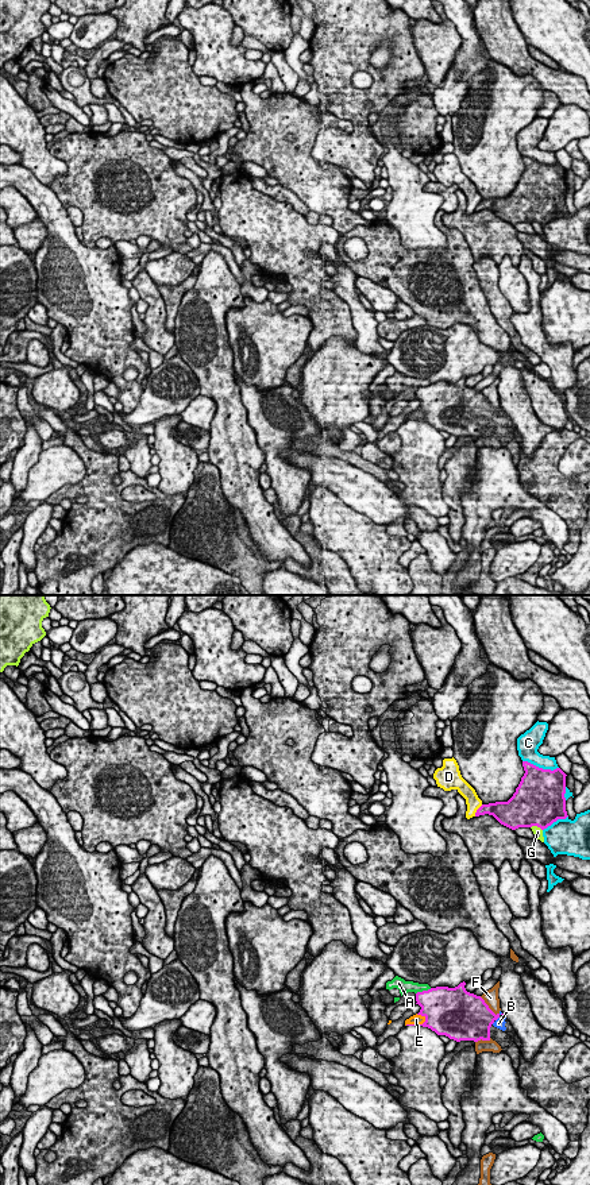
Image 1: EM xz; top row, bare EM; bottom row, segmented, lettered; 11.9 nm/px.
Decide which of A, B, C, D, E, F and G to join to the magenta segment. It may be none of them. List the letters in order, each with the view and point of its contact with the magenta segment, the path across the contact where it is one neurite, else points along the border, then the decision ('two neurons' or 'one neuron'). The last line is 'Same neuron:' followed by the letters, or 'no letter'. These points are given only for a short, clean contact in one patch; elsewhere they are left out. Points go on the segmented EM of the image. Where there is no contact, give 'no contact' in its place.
A: xz (423, 991) | two neurons
B: xz (496, 1019) | across xz (475, 1018), (496, 1019), (498, 1023) | one neuron
C: xz (540, 768) | two neurons
D: xz (477, 810) | two neurons
E: xz (425, 1018) | two neurons
F: xz (488, 1007) | two neurons
G: xz (536, 825) | two neurons
Same neuron: B

